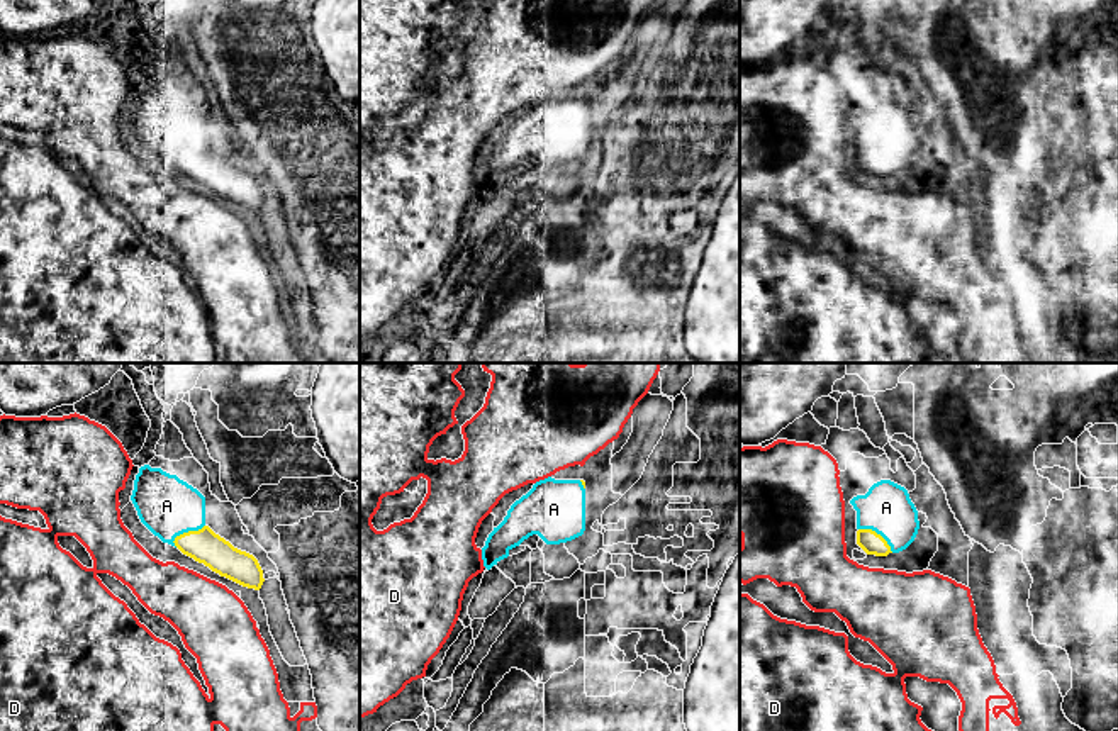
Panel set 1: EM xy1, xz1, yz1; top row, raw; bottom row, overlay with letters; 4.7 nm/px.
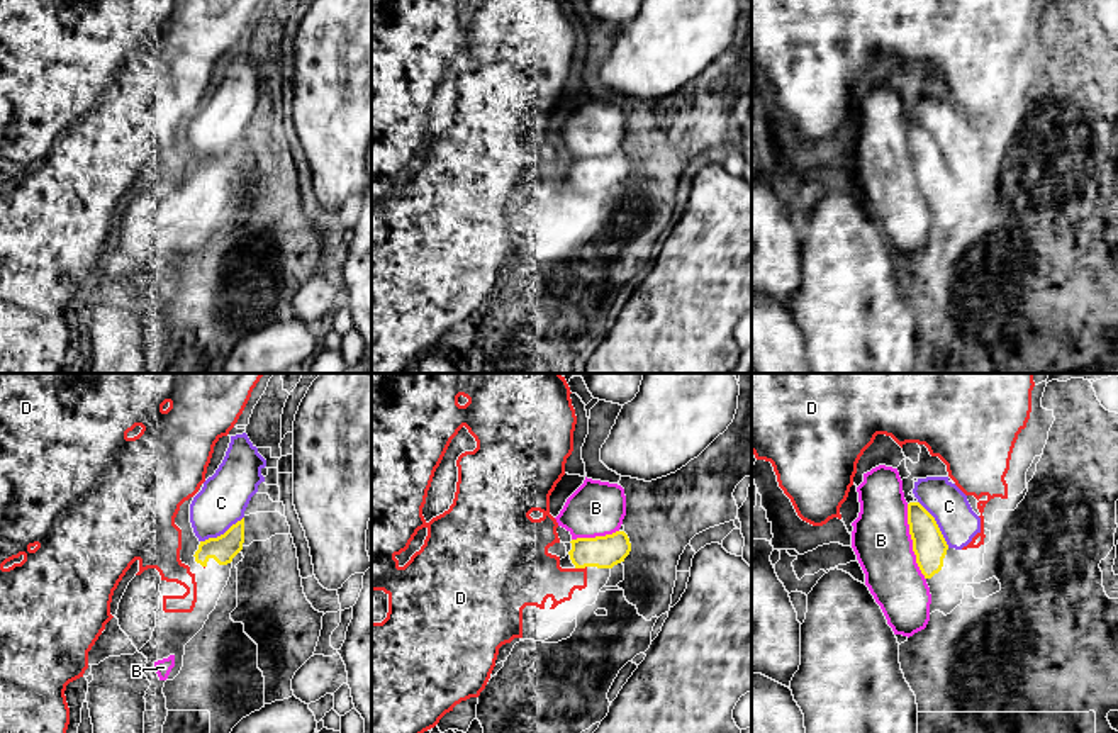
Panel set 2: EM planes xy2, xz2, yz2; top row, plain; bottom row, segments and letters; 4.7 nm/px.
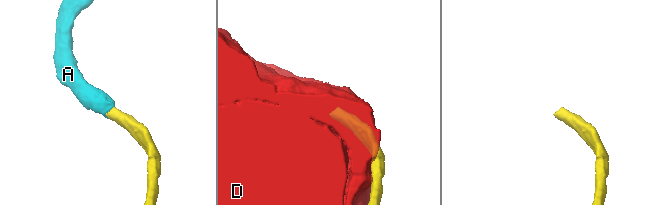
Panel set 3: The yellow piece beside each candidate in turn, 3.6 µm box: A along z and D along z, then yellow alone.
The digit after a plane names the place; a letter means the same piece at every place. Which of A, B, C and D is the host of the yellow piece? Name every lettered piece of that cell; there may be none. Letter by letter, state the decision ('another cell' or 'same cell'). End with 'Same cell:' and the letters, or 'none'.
A: same cell
B: another cell
C: another cell
D: another cell
Same cell: A

